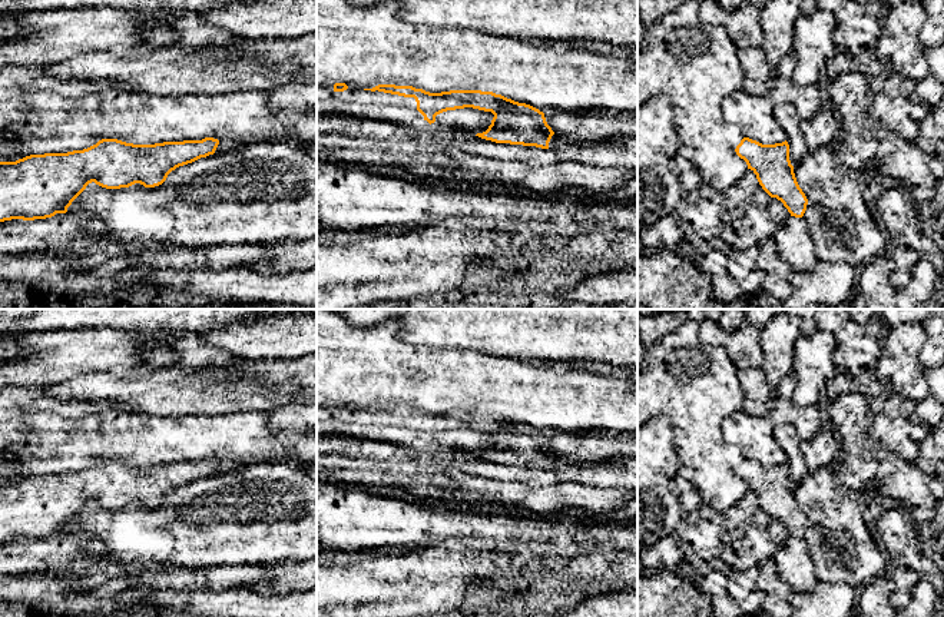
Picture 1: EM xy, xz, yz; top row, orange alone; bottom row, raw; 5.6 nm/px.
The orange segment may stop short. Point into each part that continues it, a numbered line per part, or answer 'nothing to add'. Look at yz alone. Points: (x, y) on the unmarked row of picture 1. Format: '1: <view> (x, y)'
nothing to add

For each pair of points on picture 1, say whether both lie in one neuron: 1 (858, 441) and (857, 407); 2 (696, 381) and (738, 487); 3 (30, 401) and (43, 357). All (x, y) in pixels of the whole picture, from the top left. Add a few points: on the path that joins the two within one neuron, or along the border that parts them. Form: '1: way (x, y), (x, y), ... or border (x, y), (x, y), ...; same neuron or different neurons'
1: way (857, 433), (857, 415); same neuron
2: way (696, 407), (698, 440), (702, 451), (712, 461); same neuron
3: border (15, 385), (45, 388); different neurons

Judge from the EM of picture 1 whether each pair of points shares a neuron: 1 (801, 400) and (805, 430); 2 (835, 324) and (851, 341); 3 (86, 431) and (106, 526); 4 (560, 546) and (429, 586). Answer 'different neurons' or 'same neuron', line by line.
1: different neurons
2: same neuron
3: different neurons
4: different neurons

